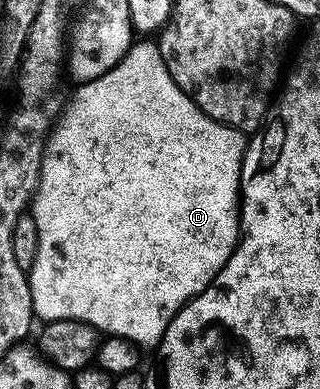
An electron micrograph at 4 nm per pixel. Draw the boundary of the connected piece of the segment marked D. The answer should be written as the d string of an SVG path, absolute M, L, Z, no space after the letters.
M148 41L142 42L146 43L135 42L126 50L126 56L119 60L118 63L109 67L108 70L106 70L103 75L99 75L97 79L85 80L85 82L81 84L82 88L80 88L75 95L73 92L72 98L69 100L62 118L58 120L54 130L50 132L50 138L46 140L46 149L42 153L42 172L40 173L38 190L34 192L32 200L32 214L36 221L36 229L40 229L40 249L36 253L36 261L28 273L28 278L30 281L32 301L34 302L34 314L39 320L71 319L77 323L87 323L89 327L94 328L95 331L101 333L103 336L125 340L131 345L137 345L137 343L139 343L142 347L154 349L157 348L158 342L162 340L162 334L166 332L168 325L176 317L176 313L188 300L194 299L204 288L210 286L210 282L220 273L220 269L224 269L224 265L230 260L230 255L234 251L234 246L238 244L240 238L242 159L246 156L248 139L243 132L236 130L234 127L229 127L220 121L216 121L212 117L208 117L208 113L204 113L196 106L196 104L182 92L180 85L176 85L176 81L172 81L172 73L168 73L166 58L162 56L159 46L157 44L150 45Z

